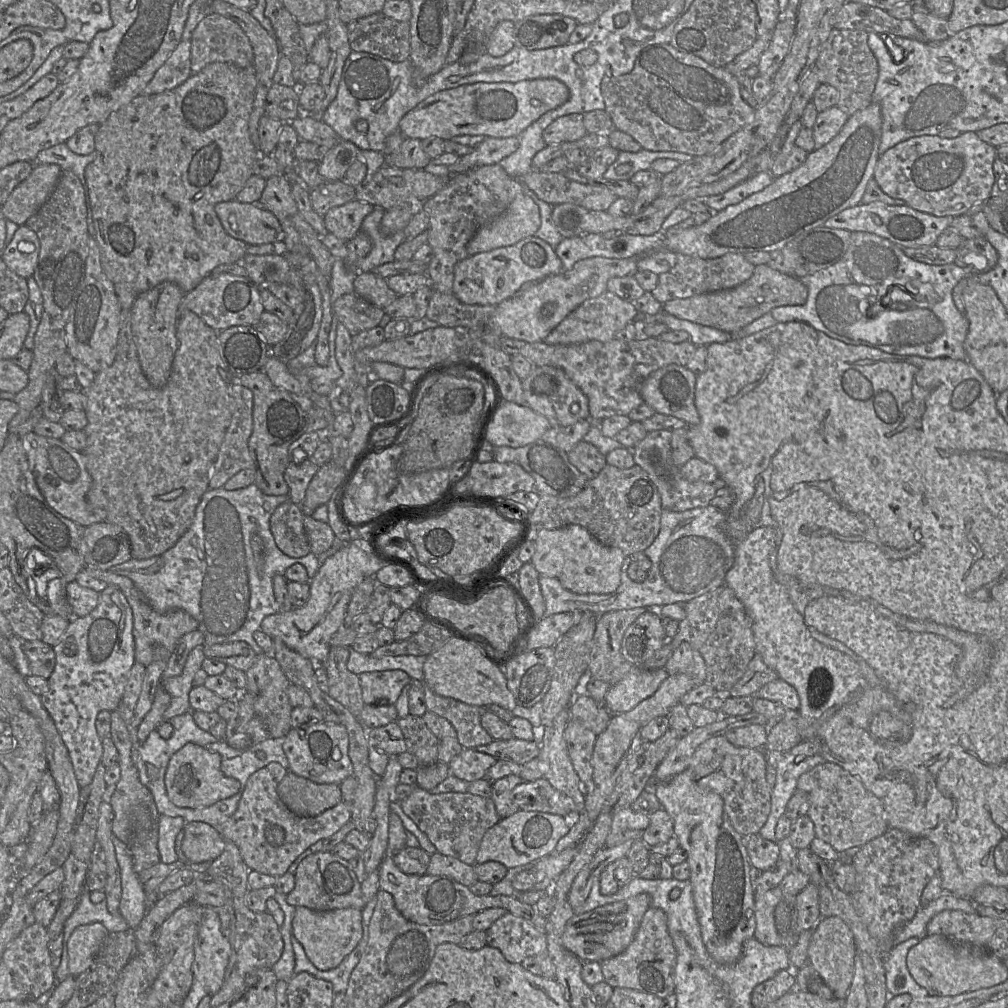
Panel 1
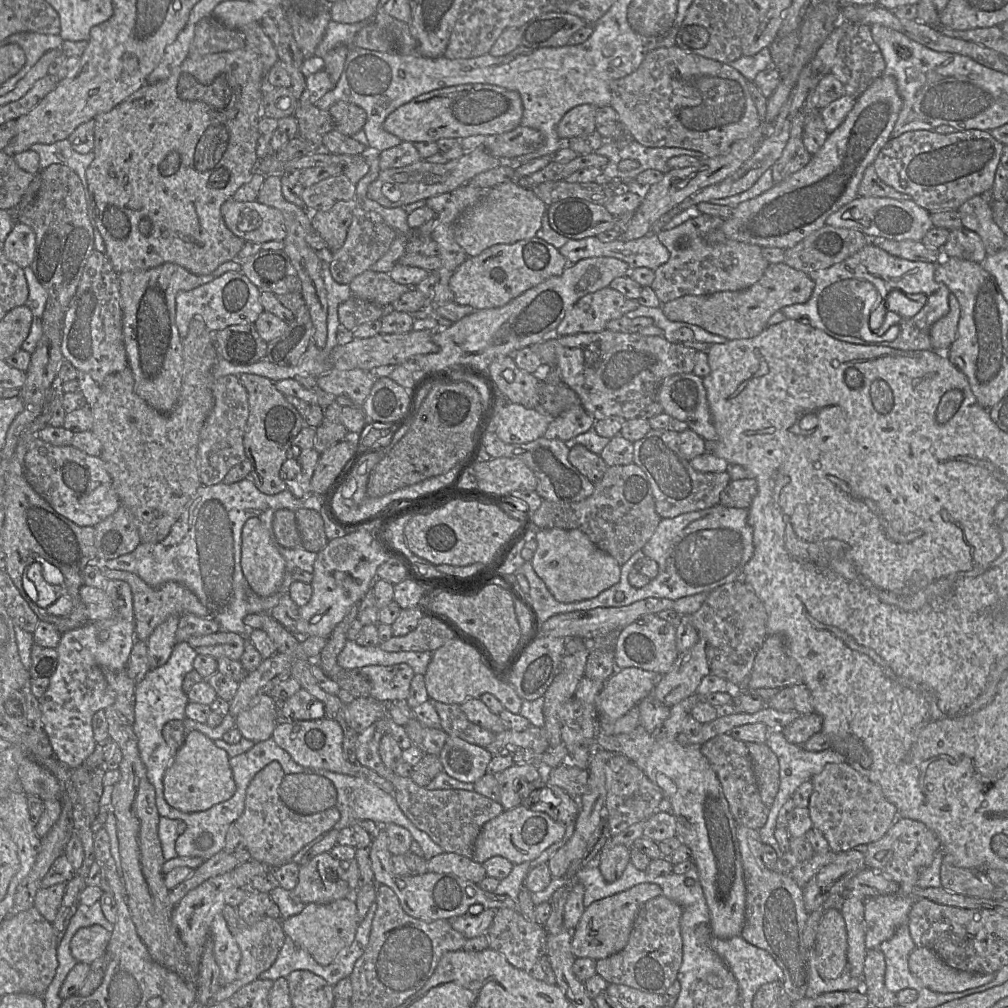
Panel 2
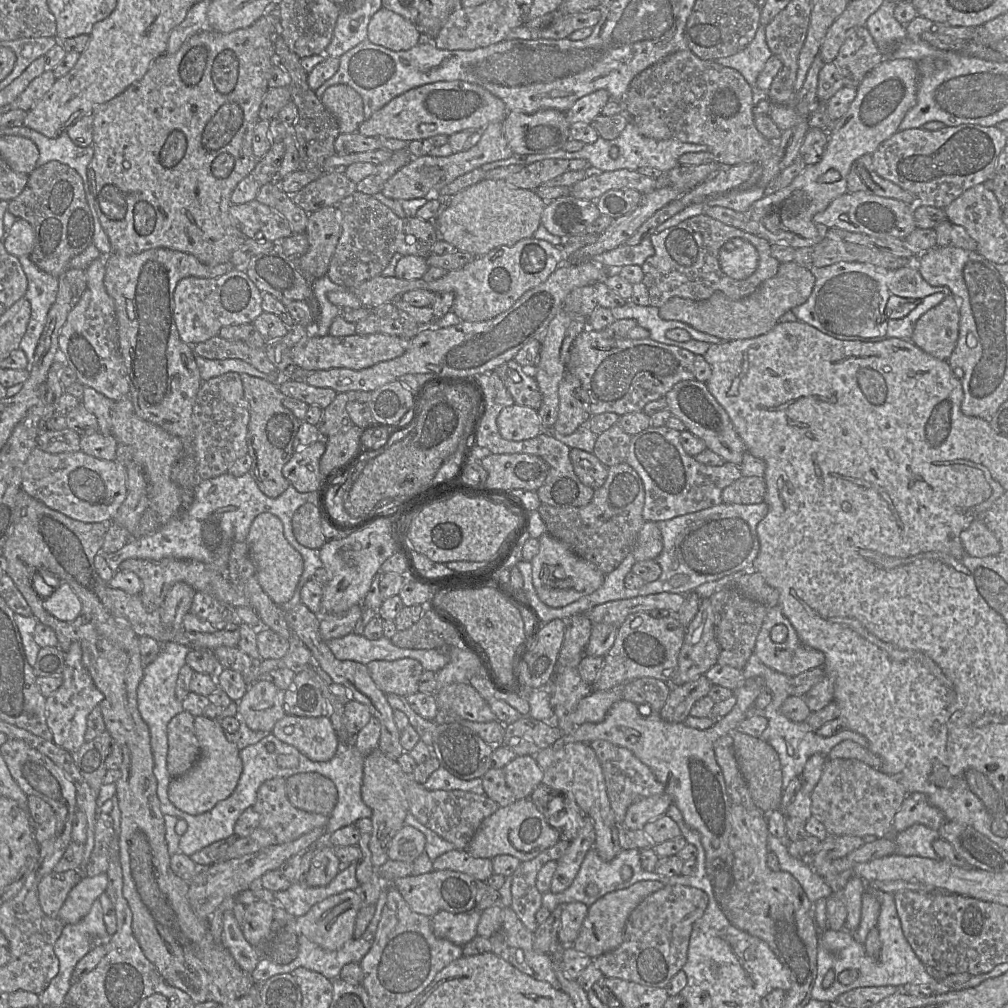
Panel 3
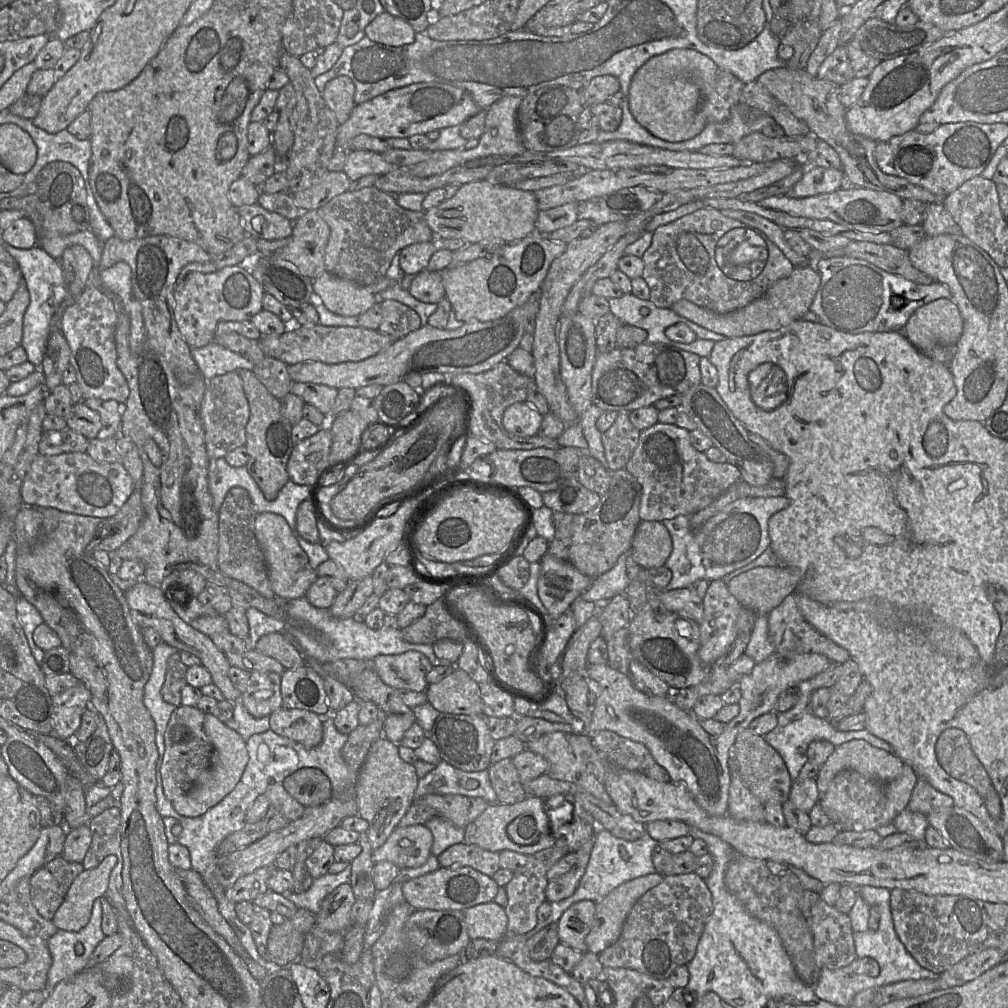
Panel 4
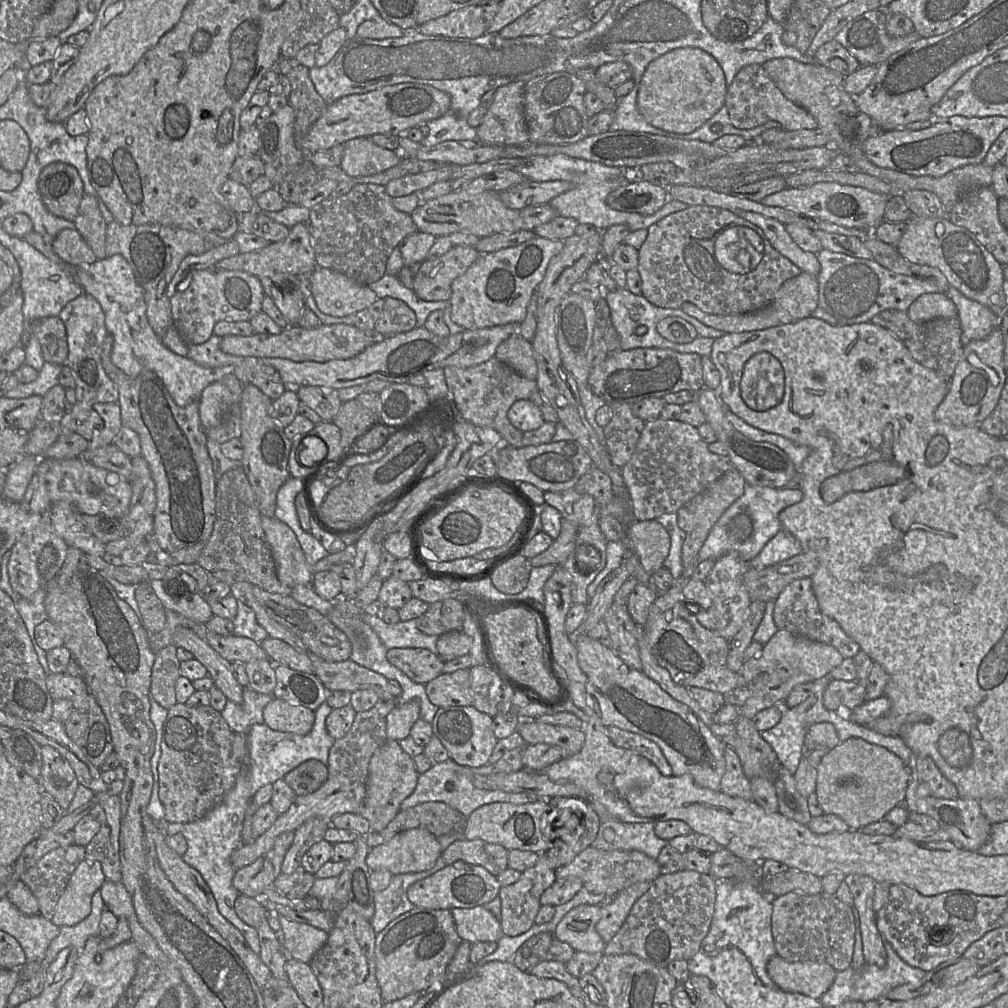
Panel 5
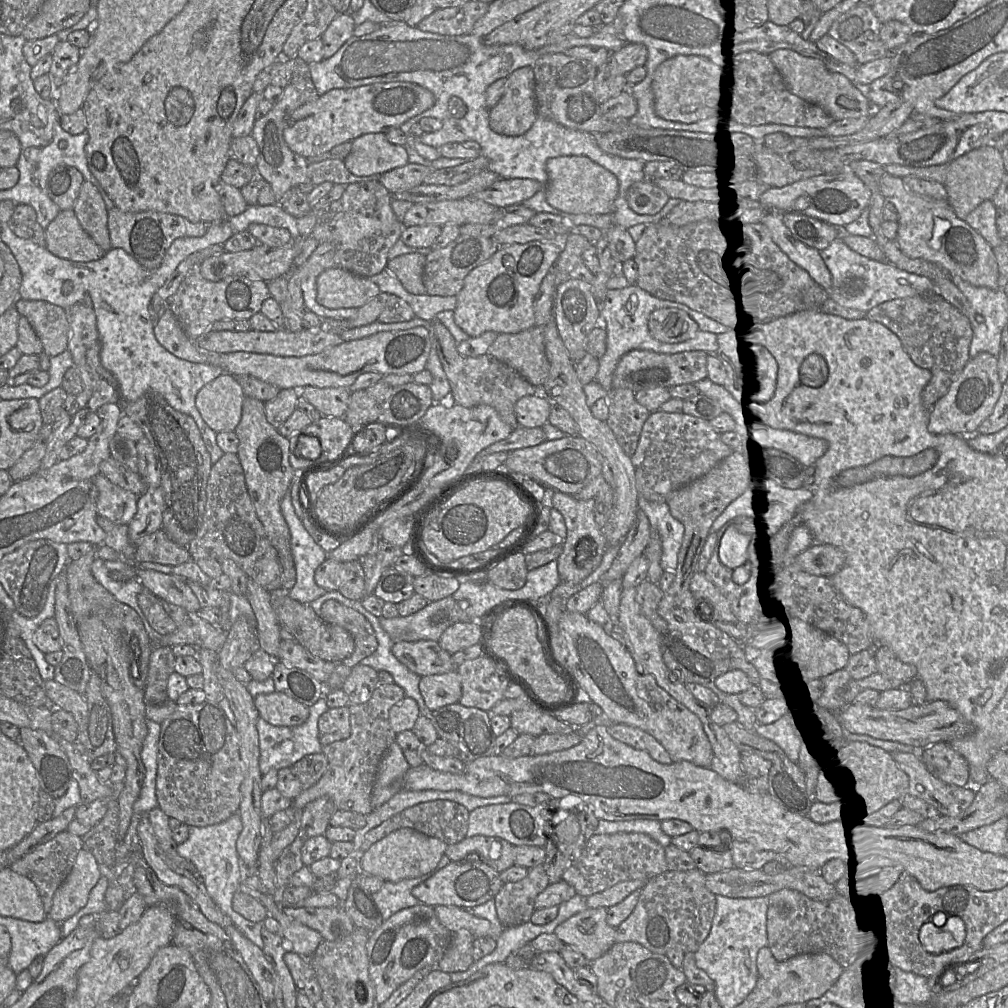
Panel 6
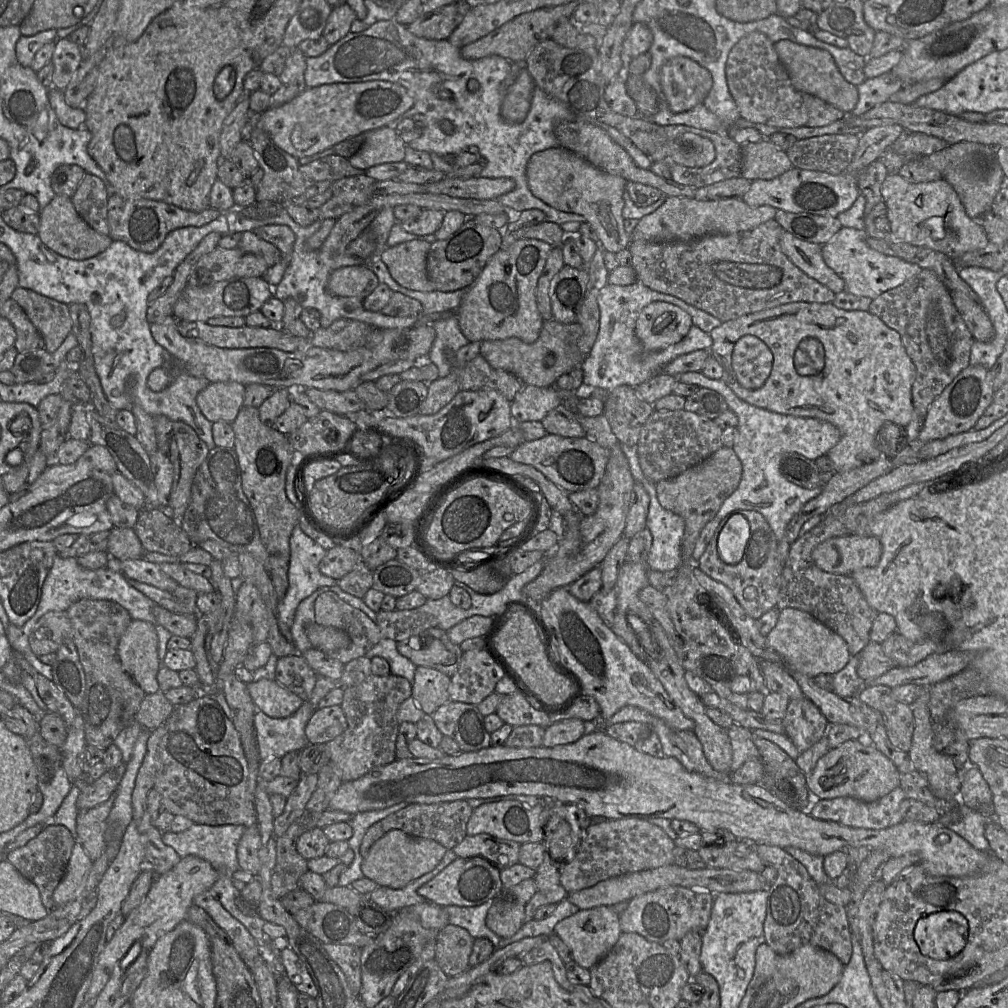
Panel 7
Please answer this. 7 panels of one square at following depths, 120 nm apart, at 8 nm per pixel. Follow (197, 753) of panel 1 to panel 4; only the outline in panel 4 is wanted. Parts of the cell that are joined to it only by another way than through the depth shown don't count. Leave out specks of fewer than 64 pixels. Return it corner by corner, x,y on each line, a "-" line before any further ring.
206,714
203,728
213,746
210,767
188,793
172,801
176,812
186,817
197,817
204,814
227,796
240,781
249,760
246,742
240,734
221,722
216,716

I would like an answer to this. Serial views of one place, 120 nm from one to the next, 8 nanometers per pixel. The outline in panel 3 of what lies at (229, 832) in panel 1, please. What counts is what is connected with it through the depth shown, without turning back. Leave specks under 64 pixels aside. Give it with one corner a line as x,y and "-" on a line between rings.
284,778
265,781
258,789
253,809
260,816
259,827
272,833
278,844
294,841
329,821
328,816
294,807
286,796

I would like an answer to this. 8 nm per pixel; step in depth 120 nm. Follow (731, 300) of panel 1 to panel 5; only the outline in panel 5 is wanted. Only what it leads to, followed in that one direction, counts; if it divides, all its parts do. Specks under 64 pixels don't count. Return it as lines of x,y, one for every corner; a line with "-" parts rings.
801,272
799,275
785,281
776,292
773,301
766,307
739,315
714,315
700,310
692,303
683,303
680,307
686,314
696,318
706,326
721,330
724,333
749,332
796,322
811,316
818,307
818,280
817,276

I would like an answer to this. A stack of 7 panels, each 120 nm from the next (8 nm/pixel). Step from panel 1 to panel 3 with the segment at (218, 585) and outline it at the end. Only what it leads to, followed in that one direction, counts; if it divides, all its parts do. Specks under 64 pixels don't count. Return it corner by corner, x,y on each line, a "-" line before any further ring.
226,472
212,479
201,480
196,487
194,498
190,505
169,523
161,526
152,534
133,537
120,550
103,555
114,573
118,572
119,566
123,561
130,558
151,561
175,558
203,562
221,575
227,576
227,566
232,545
235,542
245,542
255,517
261,513
268,512
281,520
285,538
303,558
304,568
297,585
297,588
302,588
316,569
323,566
319,557
319,550
302,546
297,541
292,527
292,518
295,511
308,502
310,495
312,495
310,492
298,492
290,484
278,497
270,498
259,489
249,472
239,477
232,476

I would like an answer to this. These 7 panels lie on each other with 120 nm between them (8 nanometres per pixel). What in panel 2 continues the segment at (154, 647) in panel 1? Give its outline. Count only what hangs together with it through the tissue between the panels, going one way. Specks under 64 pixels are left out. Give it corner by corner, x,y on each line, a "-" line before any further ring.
102,566
102,573
108,580
122,580
129,584
133,598
133,613
135,624
135,640
145,641
154,629
170,616
181,616
191,613
199,617
211,618
207,608
200,603
198,598
186,587
176,582
167,582
160,587
151,587
138,575
123,571
110,570

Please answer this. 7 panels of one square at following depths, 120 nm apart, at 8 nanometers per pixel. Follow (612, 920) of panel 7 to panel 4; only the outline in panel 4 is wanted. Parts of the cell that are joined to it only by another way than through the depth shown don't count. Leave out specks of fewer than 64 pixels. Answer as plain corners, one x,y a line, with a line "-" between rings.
581,900
563,912
557,922
560,943
582,953
588,952
585,938
591,930
595,906
592,900

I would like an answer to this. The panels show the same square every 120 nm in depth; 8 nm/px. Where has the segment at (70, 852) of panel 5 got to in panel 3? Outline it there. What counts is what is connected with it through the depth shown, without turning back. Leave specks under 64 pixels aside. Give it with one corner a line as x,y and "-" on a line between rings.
79,870
52,871
45,875
39,882
37,890
39,905
43,913
50,918
58,918
59,910
70,890
81,877

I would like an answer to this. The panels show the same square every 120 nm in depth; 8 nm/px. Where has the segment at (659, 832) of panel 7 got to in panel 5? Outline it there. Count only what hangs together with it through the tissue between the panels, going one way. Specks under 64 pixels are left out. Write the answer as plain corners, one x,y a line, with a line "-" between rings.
592,846
582,850
568,864
555,869
557,879
576,876
581,879
582,887
590,893
607,896
615,896
636,882
652,882
660,874
657,860
650,858
643,852
637,850
602,850

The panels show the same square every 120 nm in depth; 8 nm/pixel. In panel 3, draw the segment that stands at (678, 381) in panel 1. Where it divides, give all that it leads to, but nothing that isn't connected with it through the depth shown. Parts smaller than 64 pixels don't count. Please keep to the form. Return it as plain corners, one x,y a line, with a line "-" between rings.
696,379
678,382
667,392
665,399
672,415
679,418
689,432
702,439
708,449
721,456
726,463
740,466
746,447
737,434
729,415
710,393
706,383

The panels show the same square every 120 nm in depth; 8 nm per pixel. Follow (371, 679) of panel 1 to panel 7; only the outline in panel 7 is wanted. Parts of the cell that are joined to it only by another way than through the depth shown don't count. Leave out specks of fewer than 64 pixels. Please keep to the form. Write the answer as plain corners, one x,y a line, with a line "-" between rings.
439,627
397,642
397,650
416,666
434,668
449,677
456,672
463,654
460,645
451,642
447,632

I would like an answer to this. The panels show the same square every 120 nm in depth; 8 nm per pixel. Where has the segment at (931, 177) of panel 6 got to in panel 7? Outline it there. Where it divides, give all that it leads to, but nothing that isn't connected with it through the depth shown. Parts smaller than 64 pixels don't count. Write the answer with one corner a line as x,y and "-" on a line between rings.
958,142
949,144
944,149
935,152
929,156
917,157
917,161
925,166
938,170
943,179
945,179
955,190
961,200
966,214
973,220
979,220
982,216
991,211
993,200
1005,183
1005,175
998,163
985,174
976,172
972,168
972,160
980,152
981,143

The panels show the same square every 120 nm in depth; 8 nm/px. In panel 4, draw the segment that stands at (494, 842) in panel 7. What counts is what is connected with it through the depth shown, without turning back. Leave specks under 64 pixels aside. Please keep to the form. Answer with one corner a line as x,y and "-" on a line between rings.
464,842
450,846
438,856
440,867
468,866
492,877
500,869
499,853

